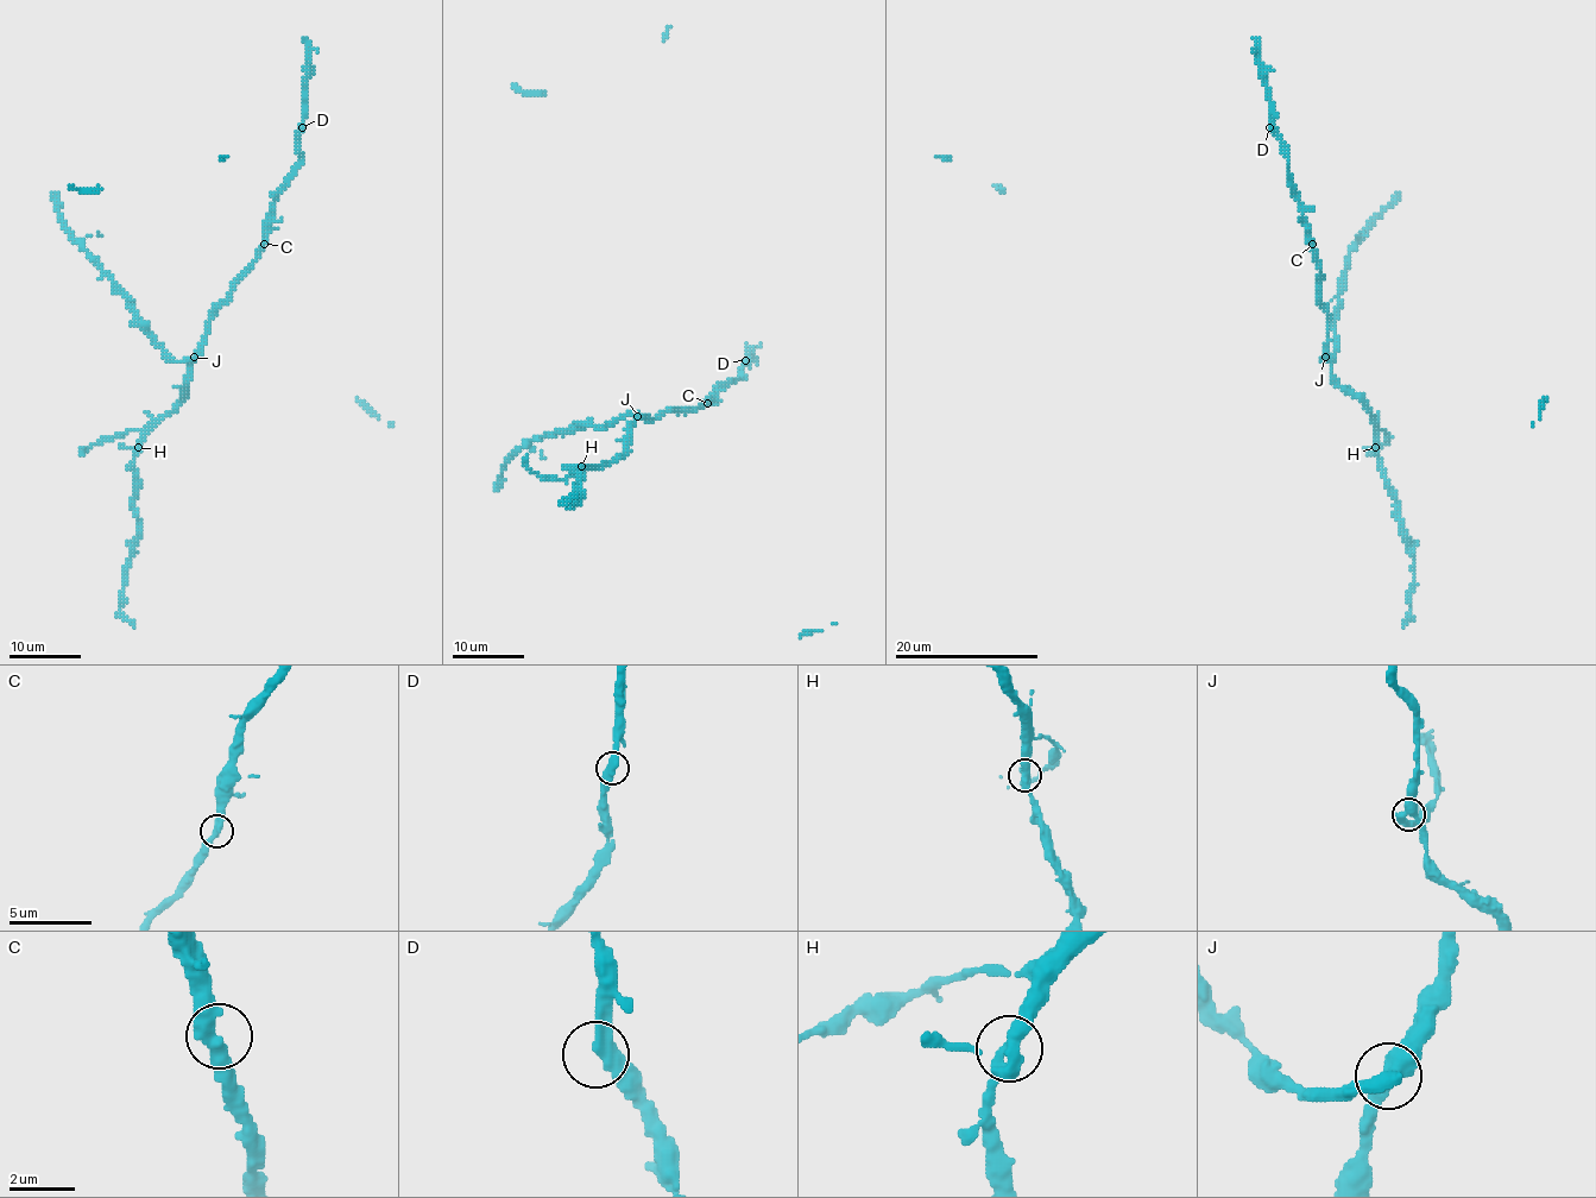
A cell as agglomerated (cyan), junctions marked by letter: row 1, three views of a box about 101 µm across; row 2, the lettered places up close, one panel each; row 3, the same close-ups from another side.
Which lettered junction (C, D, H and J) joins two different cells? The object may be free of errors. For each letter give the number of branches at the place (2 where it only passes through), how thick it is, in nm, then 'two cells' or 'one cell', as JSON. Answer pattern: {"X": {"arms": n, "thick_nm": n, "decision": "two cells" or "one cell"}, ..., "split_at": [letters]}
{"C": {"arms": 2, "thick_nm": 380, "decision": "one cell"}, "D": {"arms": 2, "thick_nm": 400, "decision": "one cell"}, "H": {"arms": 3, "thick_nm": 340, "decision": "one cell"}, "J": {"arms": 3, "thick_nm": 440, "decision": "one cell"}, "split_at": []}

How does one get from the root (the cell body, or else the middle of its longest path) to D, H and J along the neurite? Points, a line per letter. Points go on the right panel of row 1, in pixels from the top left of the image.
D: (1311, 246), (1300, 197), (1289, 180), (1287, 149), (1269, 127)
H: (1311, 246), (1319, 269), (1319, 304), (1329, 323), (1326, 357), (1332, 377), (1370, 413), (1375, 426), (1375, 447)
J: (1311, 246), (1319, 269), (1319, 304), (1329, 323), (1325, 357)

